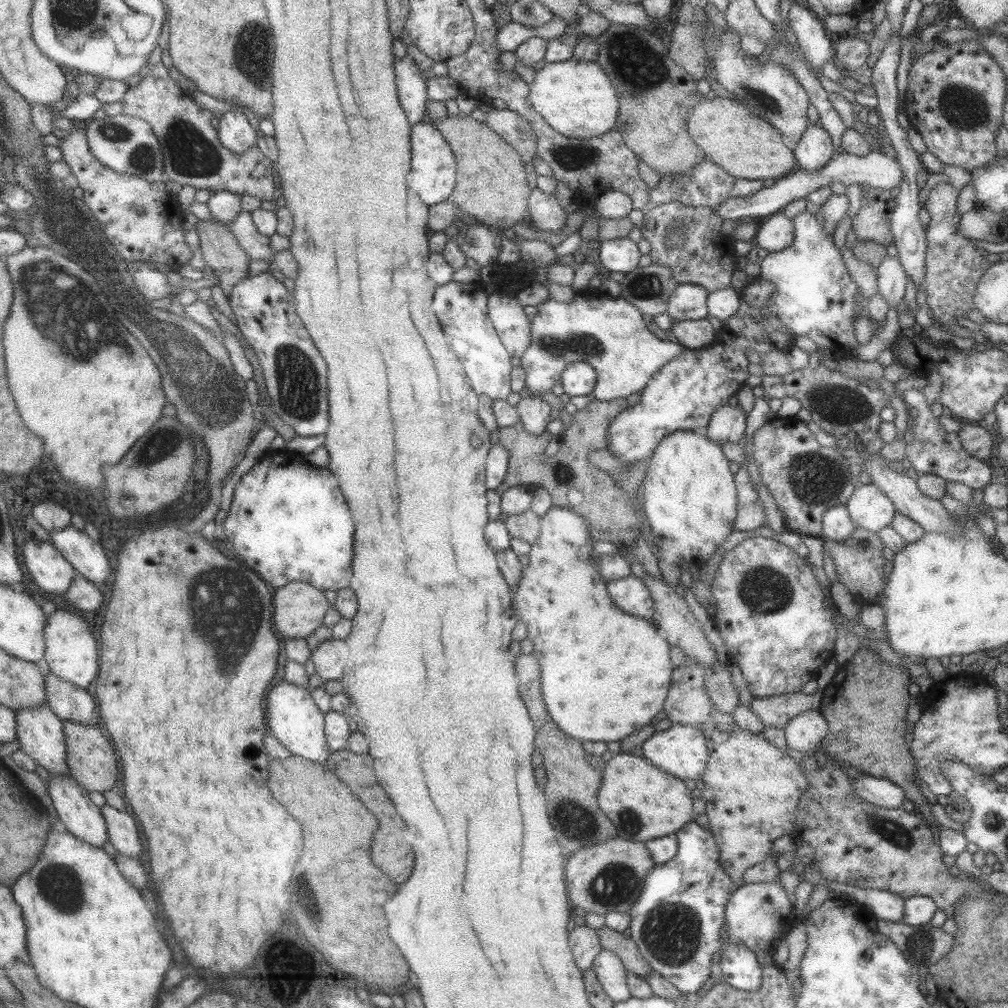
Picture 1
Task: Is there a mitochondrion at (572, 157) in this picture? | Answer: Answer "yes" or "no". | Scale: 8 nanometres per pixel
yes

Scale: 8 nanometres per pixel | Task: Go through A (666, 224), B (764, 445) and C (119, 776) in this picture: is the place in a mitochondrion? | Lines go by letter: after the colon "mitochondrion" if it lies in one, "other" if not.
A: other
B: other
C: other

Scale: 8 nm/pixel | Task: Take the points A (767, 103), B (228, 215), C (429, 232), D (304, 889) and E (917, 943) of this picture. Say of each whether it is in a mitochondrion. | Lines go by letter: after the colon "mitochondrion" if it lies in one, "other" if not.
A: mitochondrion
B: other
C: other
D: mitochondrion
E: mitochondrion

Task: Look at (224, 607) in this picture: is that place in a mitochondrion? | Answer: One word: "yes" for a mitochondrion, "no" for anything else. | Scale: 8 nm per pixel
yes

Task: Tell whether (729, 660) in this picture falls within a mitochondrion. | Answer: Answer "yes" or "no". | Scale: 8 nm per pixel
no

